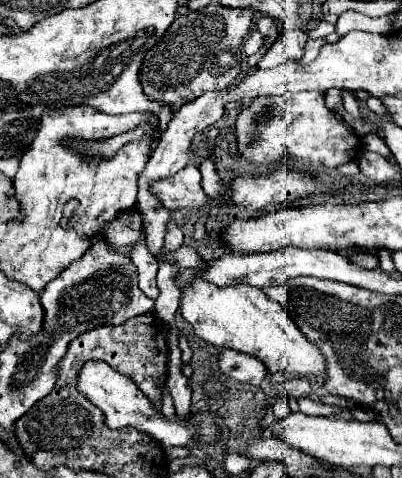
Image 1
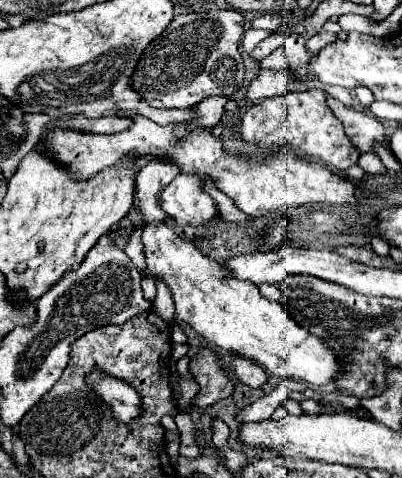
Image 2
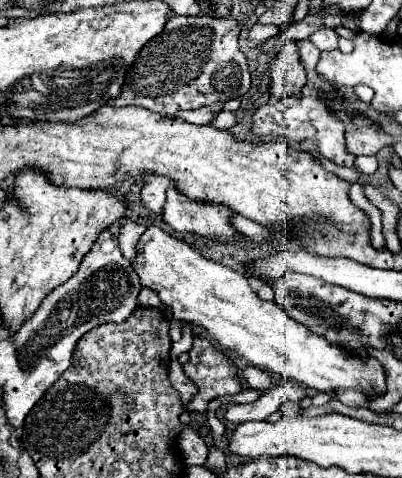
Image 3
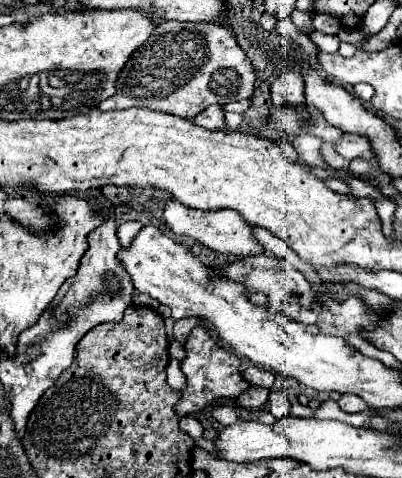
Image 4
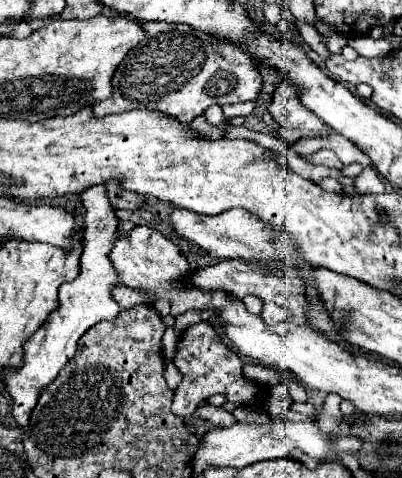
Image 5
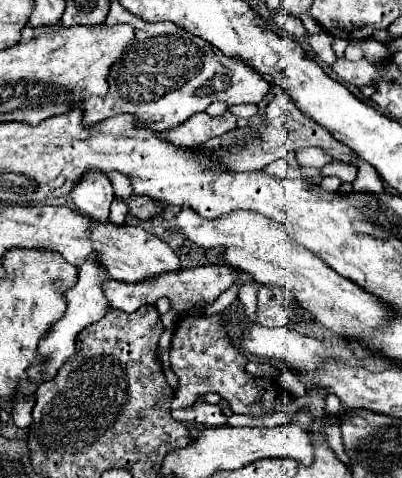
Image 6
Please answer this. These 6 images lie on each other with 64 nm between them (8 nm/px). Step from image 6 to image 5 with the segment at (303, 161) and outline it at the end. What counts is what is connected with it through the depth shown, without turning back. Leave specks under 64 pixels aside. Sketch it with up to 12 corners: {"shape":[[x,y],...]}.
{"shape":[[320,149],[303,157],[313,165],[342,168],[332,150]]}

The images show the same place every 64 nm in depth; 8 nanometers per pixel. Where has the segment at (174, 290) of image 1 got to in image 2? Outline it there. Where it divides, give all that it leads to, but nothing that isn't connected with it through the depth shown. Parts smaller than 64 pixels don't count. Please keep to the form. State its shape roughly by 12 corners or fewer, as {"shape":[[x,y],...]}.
{"shape":[[157,282],[153,310],[166,322],[172,322],[175,305],[170,289]]}

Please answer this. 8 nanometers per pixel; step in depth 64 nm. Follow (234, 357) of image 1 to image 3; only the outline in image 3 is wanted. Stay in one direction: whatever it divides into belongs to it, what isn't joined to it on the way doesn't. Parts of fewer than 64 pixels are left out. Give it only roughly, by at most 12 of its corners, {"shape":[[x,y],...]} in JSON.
{"shape":[[248,366],[242,378],[250,388],[268,390],[272,378],[268,372]]}

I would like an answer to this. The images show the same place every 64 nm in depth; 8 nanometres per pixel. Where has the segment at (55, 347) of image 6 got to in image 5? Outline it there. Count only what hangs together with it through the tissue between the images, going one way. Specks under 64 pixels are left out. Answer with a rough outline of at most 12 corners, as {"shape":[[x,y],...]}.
{"shape":[[104,184],[86,208],[80,274],[4,376],[12,416],[28,424],[42,388],[80,336],[120,312],[108,260],[118,228]]}

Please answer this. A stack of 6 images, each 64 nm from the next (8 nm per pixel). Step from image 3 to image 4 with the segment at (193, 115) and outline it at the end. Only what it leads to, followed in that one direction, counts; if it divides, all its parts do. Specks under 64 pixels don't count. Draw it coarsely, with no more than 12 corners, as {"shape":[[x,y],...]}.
{"shape":[[208,106],[194,122],[208,130],[226,128],[220,106]]}

